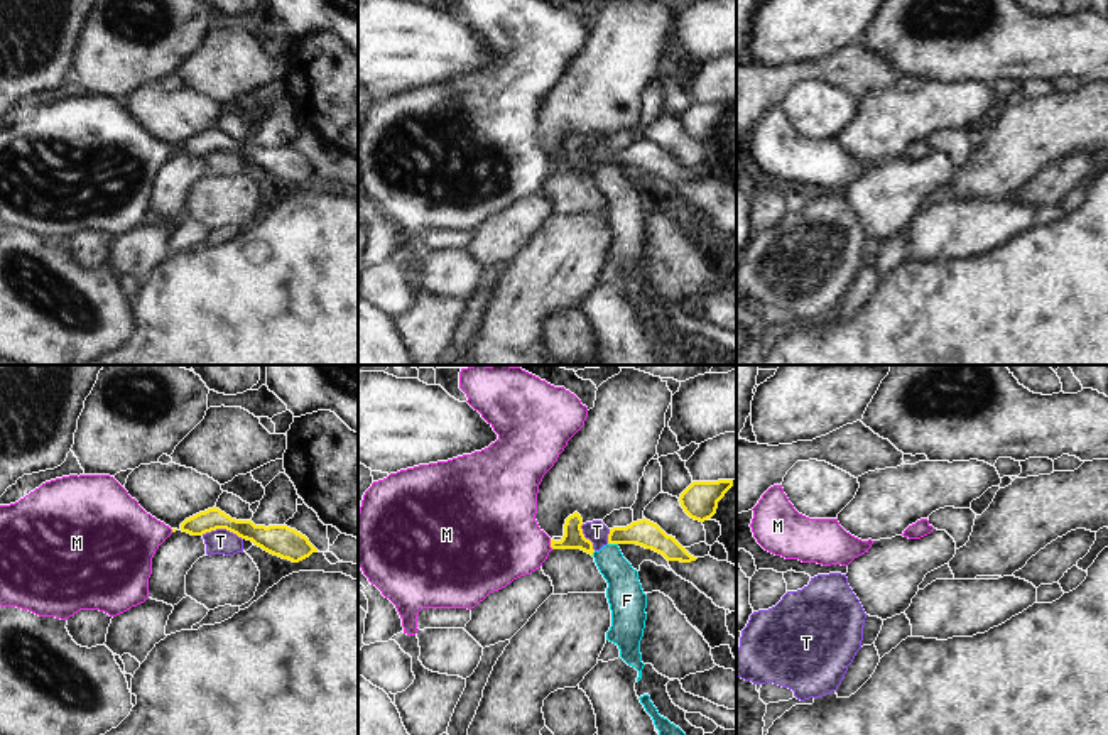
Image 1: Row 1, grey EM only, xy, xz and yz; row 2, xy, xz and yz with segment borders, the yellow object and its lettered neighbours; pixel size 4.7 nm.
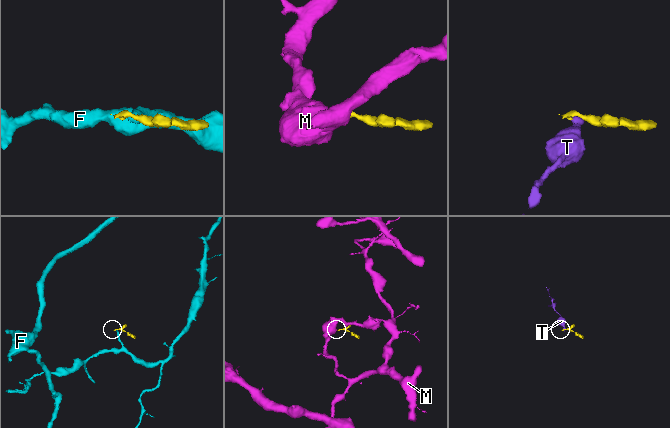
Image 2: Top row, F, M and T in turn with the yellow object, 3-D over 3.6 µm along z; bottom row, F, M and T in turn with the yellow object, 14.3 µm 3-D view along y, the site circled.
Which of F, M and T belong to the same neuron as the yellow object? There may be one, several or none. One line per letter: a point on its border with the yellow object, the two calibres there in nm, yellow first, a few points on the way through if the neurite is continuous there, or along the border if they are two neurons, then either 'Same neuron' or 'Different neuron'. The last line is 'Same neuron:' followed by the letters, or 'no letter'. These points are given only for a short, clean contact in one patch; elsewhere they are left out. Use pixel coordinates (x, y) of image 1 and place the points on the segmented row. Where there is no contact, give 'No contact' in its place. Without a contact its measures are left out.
F: Touches yellow at xz (613, 543). Thickness 130 nm (yellow) against 170 nm. Boundary: xz (608, 543), (617, 544). Different neuron
M: Touches yellow at xz (551, 544). Thickness 100 nm (yellow) against 400 nm. Path across: xz (573, 538), (563, 544), (551, 544), (499, 539). Same neuron
T: Touches yellow at xy (222, 528). Thickness 130 nm (yellow) against 120 nm. Boundary: xy (201, 534), (211, 529), (228, 529), (242, 539). Different neuron
Same neuron: M.

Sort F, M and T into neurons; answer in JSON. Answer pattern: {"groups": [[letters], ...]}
{"groups": [["F", "T"], ["M"]]}

